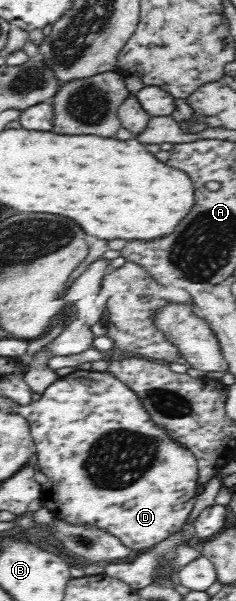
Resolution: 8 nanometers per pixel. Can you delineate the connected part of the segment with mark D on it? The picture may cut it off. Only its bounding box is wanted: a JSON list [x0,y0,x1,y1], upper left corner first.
[17,370,199,551]

